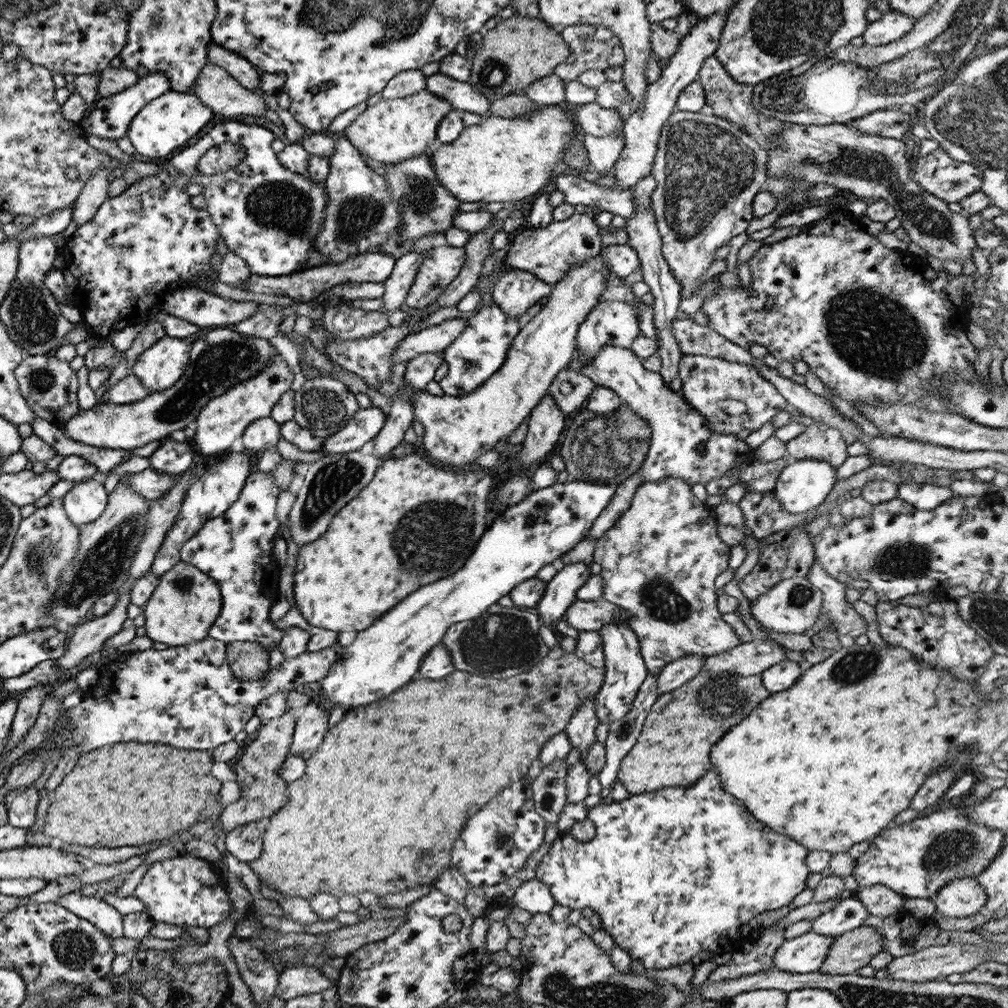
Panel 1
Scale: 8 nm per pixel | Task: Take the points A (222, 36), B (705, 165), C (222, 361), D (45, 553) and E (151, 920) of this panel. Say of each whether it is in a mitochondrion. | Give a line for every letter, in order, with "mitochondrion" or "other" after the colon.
A: other
B: mitochondrion
C: mitochondrion
D: mitochondrion
E: other

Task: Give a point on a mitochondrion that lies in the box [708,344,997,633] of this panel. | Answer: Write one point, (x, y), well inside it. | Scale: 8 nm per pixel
(900, 561)

